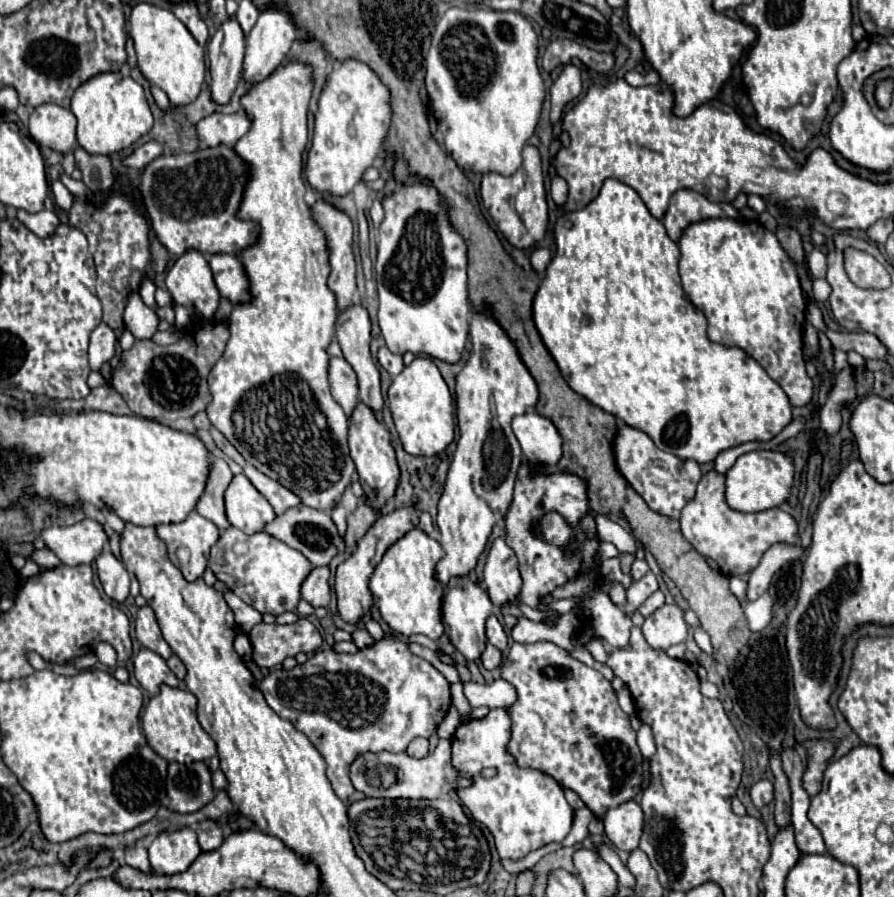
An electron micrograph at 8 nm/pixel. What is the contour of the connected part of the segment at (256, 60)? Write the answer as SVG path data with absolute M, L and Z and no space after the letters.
M273 2L265 12L261 12L257 24L253 26L253 30L249 32L247 40L245 40L245 64L243 64L243 80L247 84L259 84L261 80L265 80L267 76L271 76L275 72L275 68L279 68L293 44L293 40L297 38L297 28L295 24L289 20L287 12L279 10L277 4Z

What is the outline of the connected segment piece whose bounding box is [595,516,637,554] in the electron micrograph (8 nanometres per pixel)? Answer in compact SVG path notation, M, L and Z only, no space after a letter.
M595 516L595 522L597 522L597 536L599 540L607 540L611 544L615 544L621 552L635 552L635 540L633 536L623 530L617 522L611 522L609 518L605 516Z

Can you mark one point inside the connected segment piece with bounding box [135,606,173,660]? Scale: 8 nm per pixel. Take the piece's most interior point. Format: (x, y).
(146, 629)

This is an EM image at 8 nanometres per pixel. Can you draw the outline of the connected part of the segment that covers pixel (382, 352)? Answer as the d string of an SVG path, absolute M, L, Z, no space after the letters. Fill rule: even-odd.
M387 346L379 348L377 360L379 360L379 364L381 364L391 376L397 376L397 374L403 370L403 358L397 356L397 354L393 354L393 352L389 352Z

